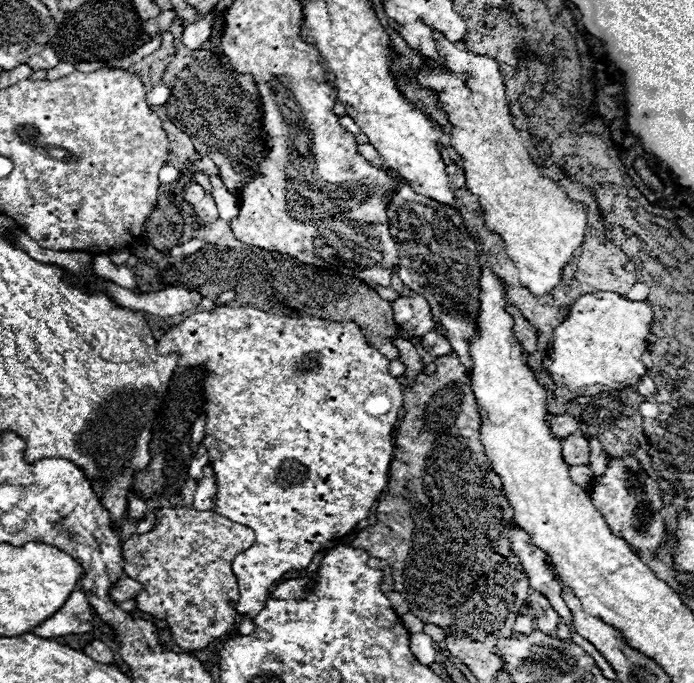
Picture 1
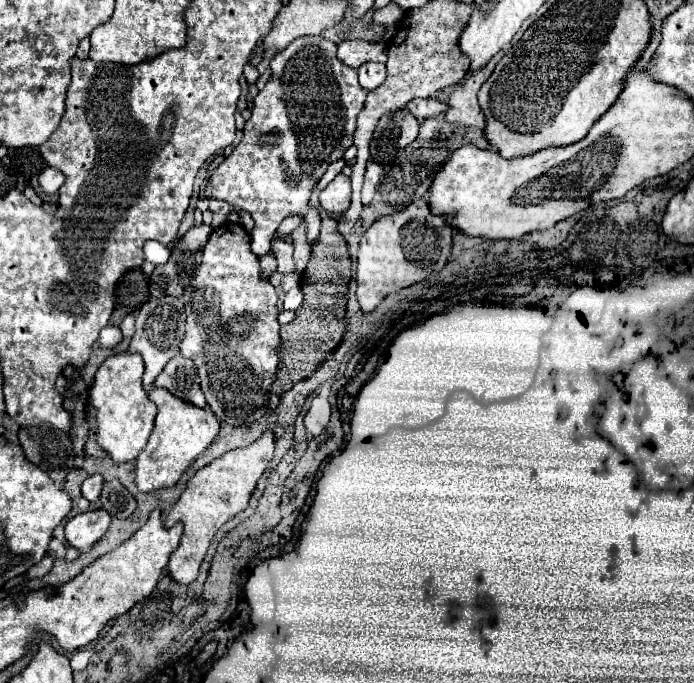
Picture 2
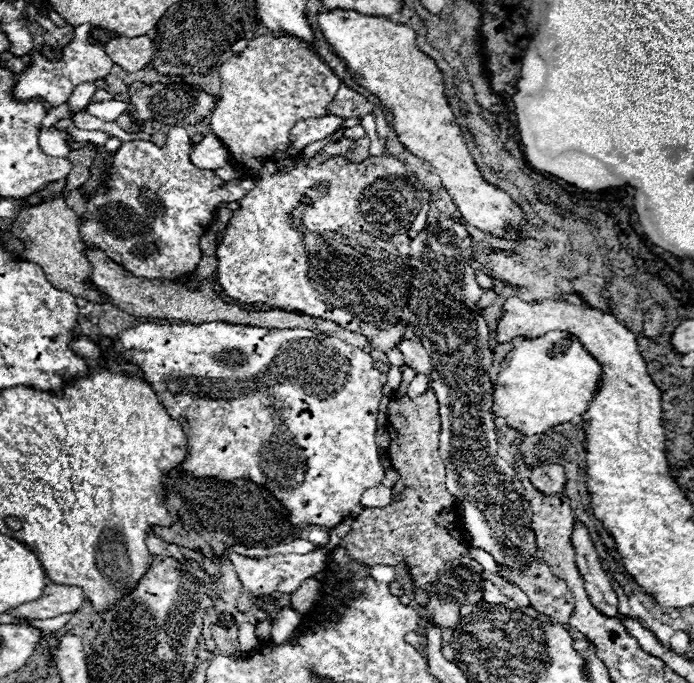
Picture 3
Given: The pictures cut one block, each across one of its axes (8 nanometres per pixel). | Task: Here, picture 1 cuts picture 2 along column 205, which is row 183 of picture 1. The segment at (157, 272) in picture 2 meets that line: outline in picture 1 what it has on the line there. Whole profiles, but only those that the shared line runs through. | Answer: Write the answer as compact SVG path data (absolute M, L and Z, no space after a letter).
M188 50L186 54L176 52L162 80L172 88L166 102L170 120L192 138L194 148L202 156L208 156L218 166L226 190L238 198L246 178L252 174L248 166L260 160L260 154L266 152L262 146L264 138L260 136L262 100L254 84L254 76L234 72L224 54L214 54L210 50Z

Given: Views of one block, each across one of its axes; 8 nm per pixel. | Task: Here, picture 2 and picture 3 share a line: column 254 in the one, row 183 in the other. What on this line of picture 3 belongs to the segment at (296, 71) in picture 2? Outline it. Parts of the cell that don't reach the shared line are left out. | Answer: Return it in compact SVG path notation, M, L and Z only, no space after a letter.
M174 126L170 128L170 132L166 134L166 144L164 146L156 146L148 140L130 140L130 142L124 142L120 146L120 150L110 158L110 160L104 160L104 172L98 180L98 188L96 192L92 194L92 198L86 202L86 212L80 216L80 236L88 242L88 244L94 244L98 246L102 252L106 252L106 256L110 260L114 260L116 264L120 264L122 268L126 268L128 272L132 272L134 276L140 276L140 278L166 278L166 280L174 280L178 276L182 276L184 272L190 272L198 266L200 258L202 258L202 250L200 250L200 236L208 230L208 226L212 224L212 218L216 214L216 210L220 208L222 202L228 202L228 200L240 200L248 194L248 190L252 190L252 178L248 176L242 176L242 178L236 178L236 180L230 180L230 182L222 182L218 176L214 176L212 170L202 170L202 168L196 168L192 162L190 162L190 152L194 148L194 142L192 138L188 136L188 132L182 128L182 126Z

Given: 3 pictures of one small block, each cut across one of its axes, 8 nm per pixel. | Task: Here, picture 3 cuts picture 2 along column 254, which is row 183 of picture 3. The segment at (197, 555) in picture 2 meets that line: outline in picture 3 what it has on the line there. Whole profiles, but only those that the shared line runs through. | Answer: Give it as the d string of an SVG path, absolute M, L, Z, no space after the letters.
M328 10L316 16L318 20L318 28L324 34L324 40L330 44L330 48L346 62L346 72L352 74L352 78L364 86L370 94L374 94L394 116L392 128L398 134L400 142L404 144L404 148L430 162L434 172L438 174L442 186L448 190L452 202L458 206L462 218L466 224L472 224L488 234L494 236L504 236L504 226L512 224L518 226L522 220L522 210L510 200L508 194L496 190L494 186L486 184L460 136L460 126L448 106L448 100L444 96L444 82L442 82L442 74L438 72L436 64L432 58L428 58L426 54L422 54L416 48L416 32L404 24L396 24L384 16L364 16L358 14L354 10Z

